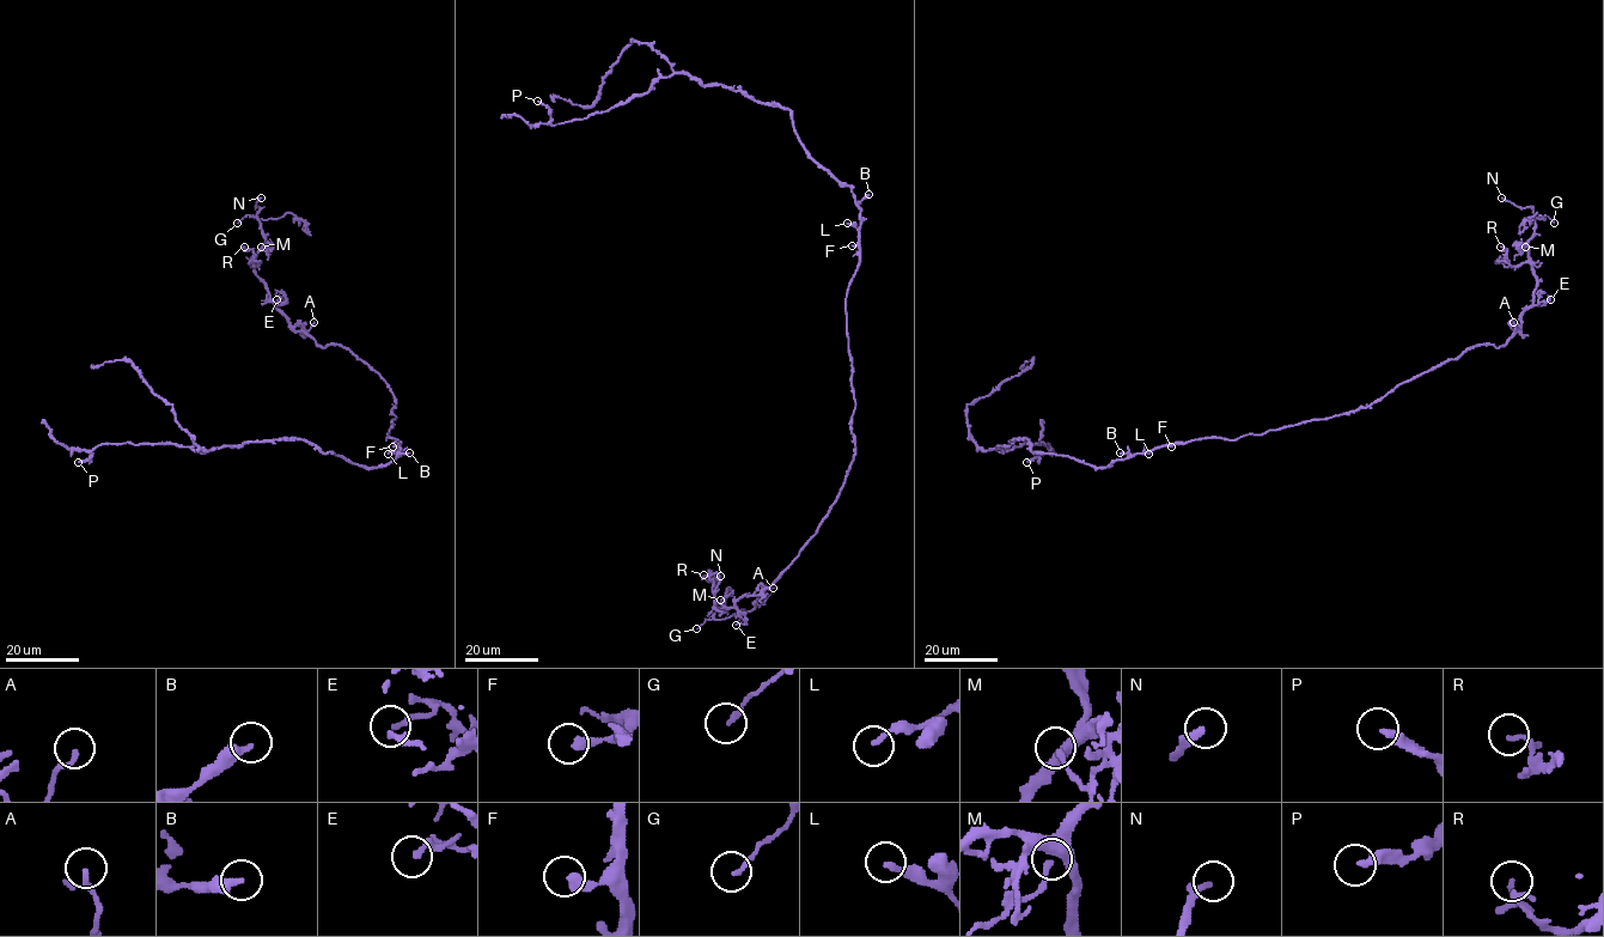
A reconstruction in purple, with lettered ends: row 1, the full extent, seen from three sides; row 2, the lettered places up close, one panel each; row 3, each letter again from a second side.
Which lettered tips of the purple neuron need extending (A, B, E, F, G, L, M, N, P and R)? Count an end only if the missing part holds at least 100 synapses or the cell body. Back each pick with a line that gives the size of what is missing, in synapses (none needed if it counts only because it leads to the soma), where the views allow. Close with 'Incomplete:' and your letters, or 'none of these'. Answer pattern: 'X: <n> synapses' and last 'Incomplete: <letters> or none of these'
Incomplete: N

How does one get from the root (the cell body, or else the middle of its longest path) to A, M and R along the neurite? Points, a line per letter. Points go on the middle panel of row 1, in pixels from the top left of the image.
A: (846, 308), (855, 402), (851, 425), (855, 455), (817, 533), (766, 589), (773, 588)
M: (846, 308), (855, 455), (840, 494), (776, 580), (726, 610), (714, 607), (727, 595), (720, 600)
R: (846, 308), (855, 455), (835, 503), (798, 557), (763, 591), (719, 610), (713, 582), (703, 575)

